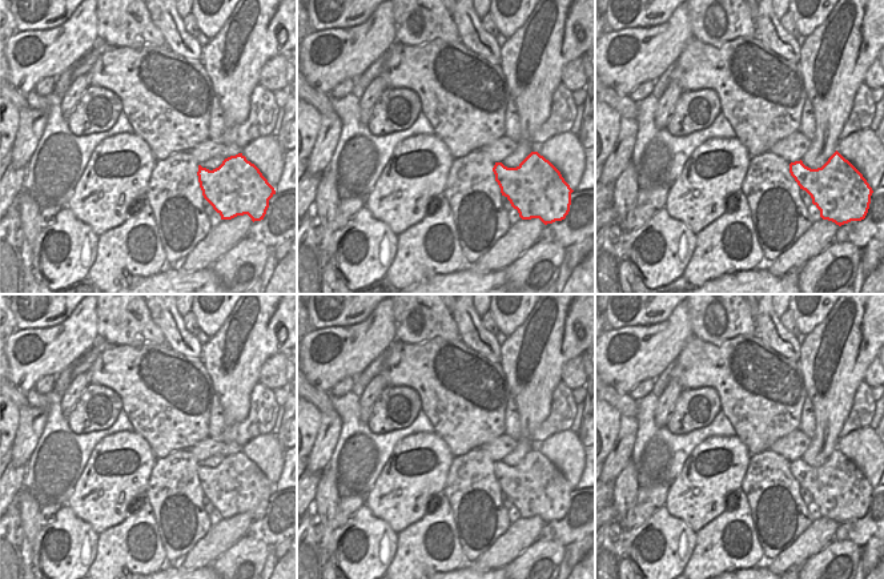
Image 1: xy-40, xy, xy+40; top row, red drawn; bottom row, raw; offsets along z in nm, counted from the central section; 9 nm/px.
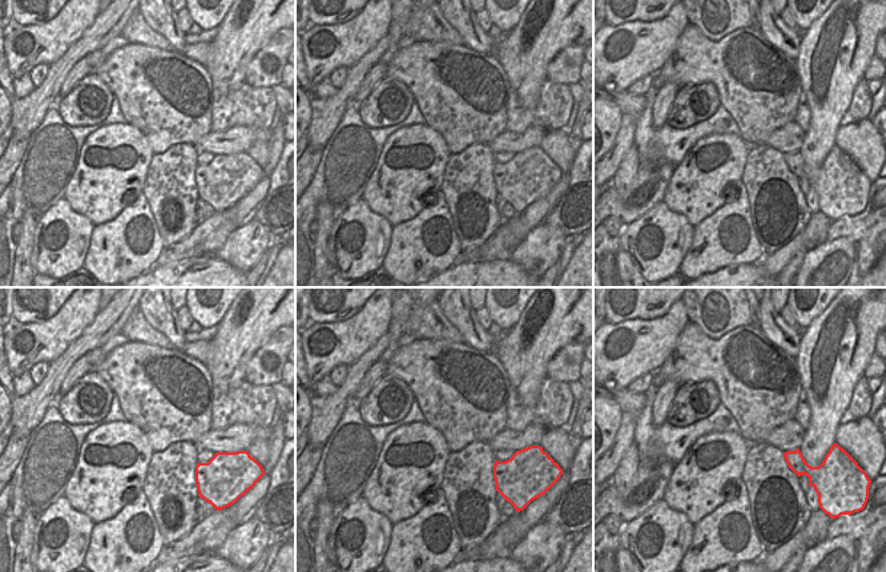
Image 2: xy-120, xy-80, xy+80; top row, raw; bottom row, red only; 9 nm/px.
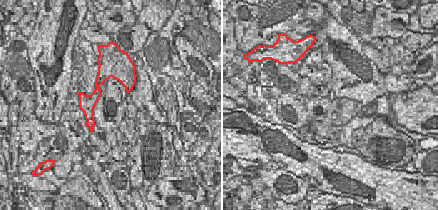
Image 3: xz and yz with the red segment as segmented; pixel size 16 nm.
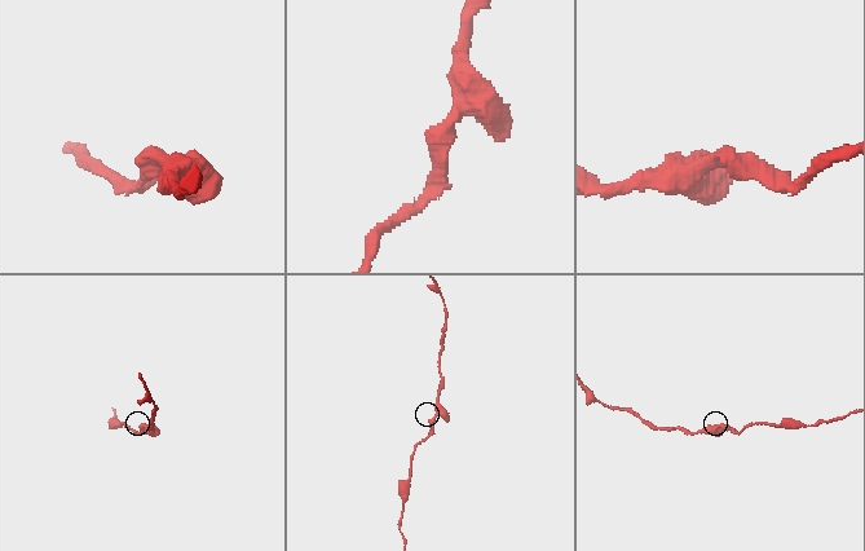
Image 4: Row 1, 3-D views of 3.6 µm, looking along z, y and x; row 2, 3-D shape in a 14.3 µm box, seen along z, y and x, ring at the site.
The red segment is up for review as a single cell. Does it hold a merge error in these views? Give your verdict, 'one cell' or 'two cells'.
one cell

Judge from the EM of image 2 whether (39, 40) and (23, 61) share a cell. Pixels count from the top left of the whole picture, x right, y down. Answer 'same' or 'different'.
same

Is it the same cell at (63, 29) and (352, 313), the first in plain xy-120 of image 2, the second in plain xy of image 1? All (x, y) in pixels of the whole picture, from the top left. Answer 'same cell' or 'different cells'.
different cells

